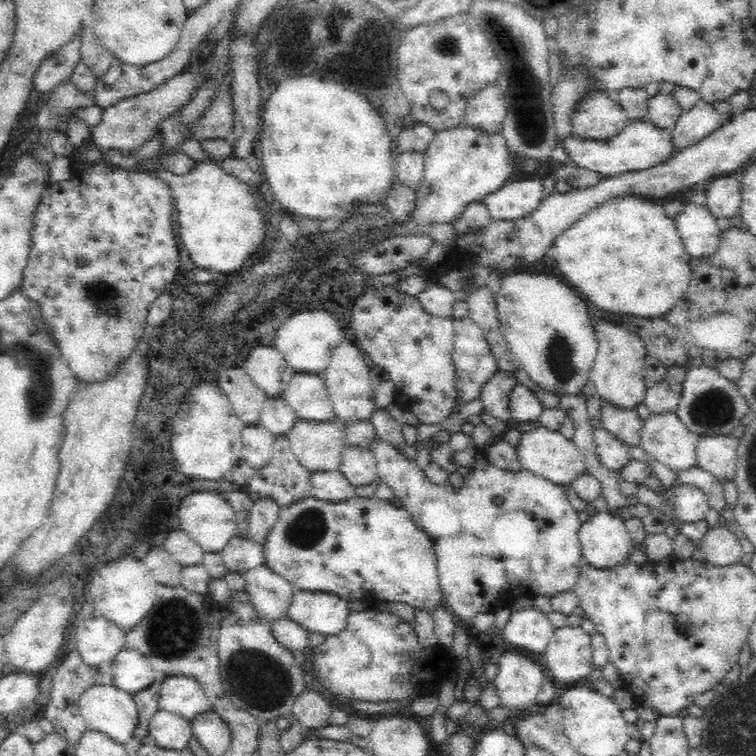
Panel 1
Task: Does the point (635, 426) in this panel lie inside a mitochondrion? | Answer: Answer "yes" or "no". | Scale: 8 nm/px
no

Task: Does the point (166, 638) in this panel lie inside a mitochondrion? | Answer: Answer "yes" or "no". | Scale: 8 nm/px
yes

